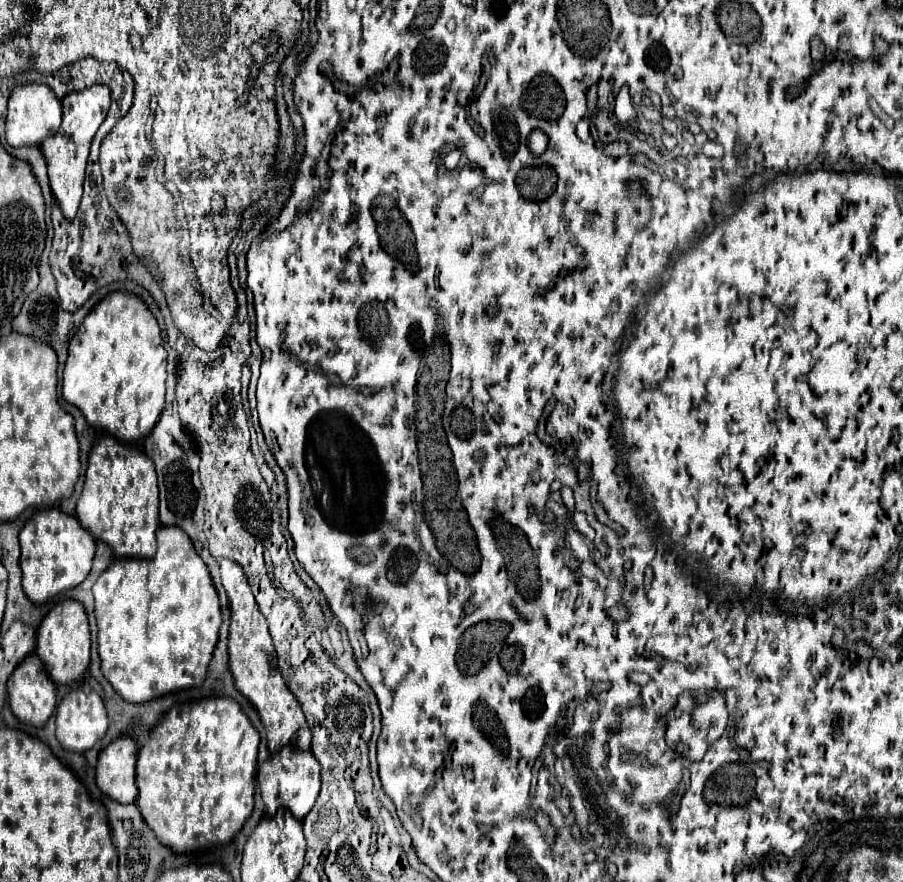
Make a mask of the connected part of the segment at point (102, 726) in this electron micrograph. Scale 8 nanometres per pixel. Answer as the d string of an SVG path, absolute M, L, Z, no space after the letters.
M75 688L71 690L59 704L57 704L57 716L55 716L55 724L57 724L57 740L65 750L71 752L87 752L91 750L107 732L107 710L103 700L99 698L97 692L93 690L83 690L83 688Z

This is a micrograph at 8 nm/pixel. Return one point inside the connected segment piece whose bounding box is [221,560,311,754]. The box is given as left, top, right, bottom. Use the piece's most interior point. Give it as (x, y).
(252, 659)

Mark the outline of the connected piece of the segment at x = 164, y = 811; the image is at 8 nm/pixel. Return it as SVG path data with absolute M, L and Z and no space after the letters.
M203 698L191 704L183 704L179 710L179 704L173 706L157 726L153 726L151 734L149 734L149 742L139 750L139 758L137 758L137 788L139 788L139 796L135 800L137 808L141 810L145 822L151 826L151 830L155 832L157 840L169 848L173 848L175 852L183 854L183 852L191 852L203 846L213 846L213 844L227 844L233 840L233 836L241 830L241 826L245 824L245 820L251 816L255 800L253 800L253 792L255 792L255 772L257 772L257 752L259 752L259 732L251 726L249 718L243 714L241 706L237 702L233 702L233 698Z

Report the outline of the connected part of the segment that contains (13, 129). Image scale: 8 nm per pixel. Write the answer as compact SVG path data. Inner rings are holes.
M19 84L13 88L7 108L7 142L11 146L41 144L49 134L55 134L61 126L61 102L55 92L45 84Z

